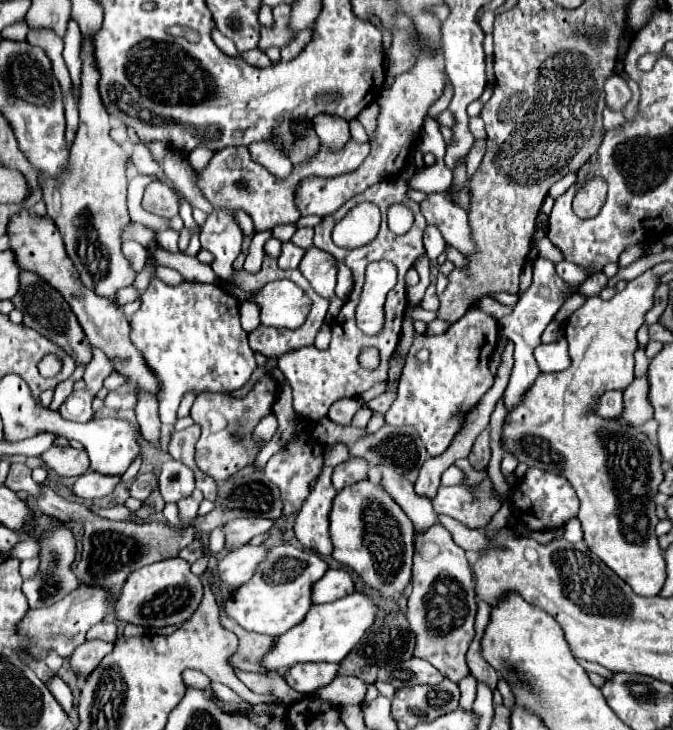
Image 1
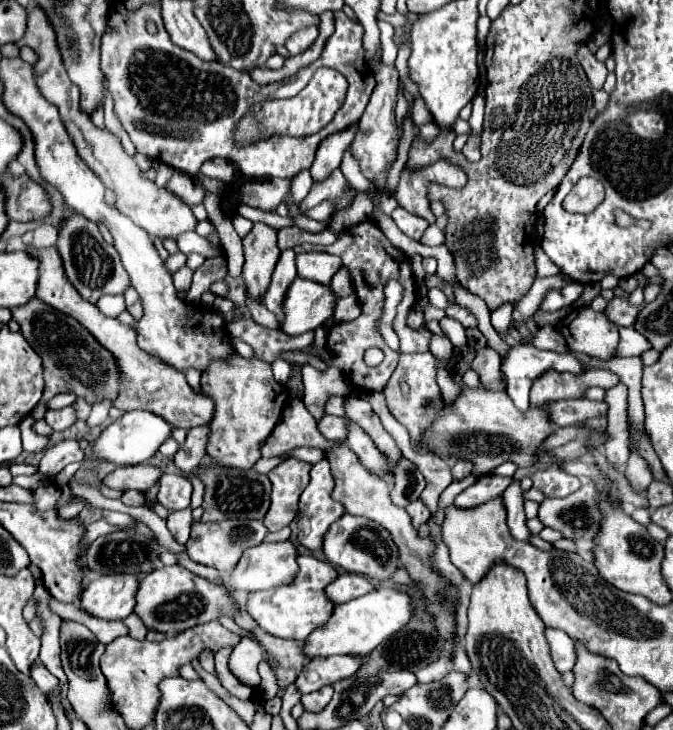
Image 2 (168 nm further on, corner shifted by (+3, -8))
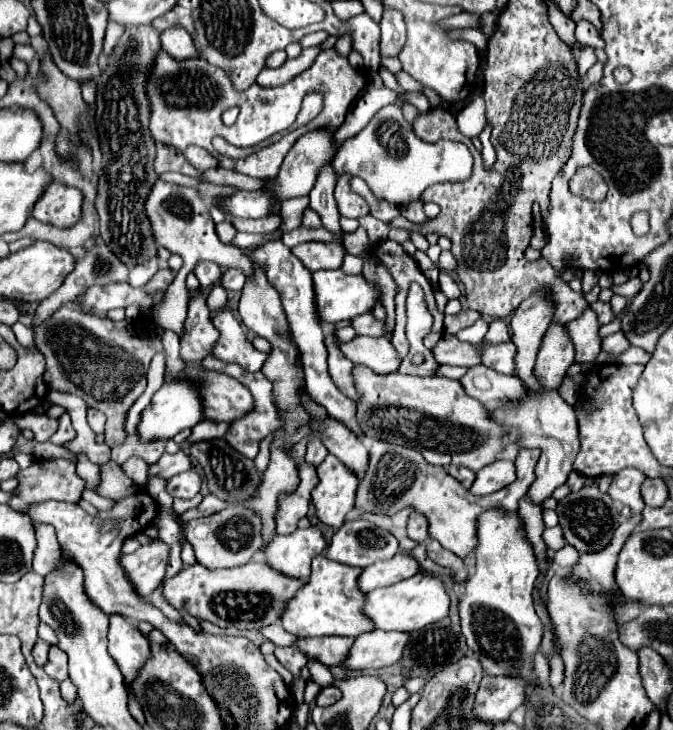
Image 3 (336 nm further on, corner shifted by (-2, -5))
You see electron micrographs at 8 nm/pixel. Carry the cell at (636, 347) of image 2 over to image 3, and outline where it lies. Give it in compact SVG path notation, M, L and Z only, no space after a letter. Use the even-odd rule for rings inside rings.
M622 331L614 333L614 335L608 335L604 341L602 341L602 353L598 355L596 363L612 363L612 357L614 355L620 355L622 351L626 351L630 347L628 339L624 337Z

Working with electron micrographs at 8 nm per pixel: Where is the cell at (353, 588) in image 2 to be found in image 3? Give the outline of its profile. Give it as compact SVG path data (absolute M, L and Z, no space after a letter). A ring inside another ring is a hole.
M396 553L388 561L378 561L370 567L366 567L360 575L360 589L364 589L364 593L368 593L372 589L386 587L386 585L398 583L402 579L408 579L408 577L416 575L418 571L420 571L420 565L412 555Z

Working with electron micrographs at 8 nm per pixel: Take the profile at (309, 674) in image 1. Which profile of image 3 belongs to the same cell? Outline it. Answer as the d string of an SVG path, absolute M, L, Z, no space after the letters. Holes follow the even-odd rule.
M376 629L372 633L364 633L356 637L356 643L350 649L344 667L348 669L378 669L388 667L400 661L410 633L396 633L396 631L382 631Z

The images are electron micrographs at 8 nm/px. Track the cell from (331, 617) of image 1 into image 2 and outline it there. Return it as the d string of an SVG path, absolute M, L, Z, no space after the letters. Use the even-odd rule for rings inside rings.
M383 586L345 604L337 604L327 624L323 624L323 628L317 628L315 632L311 632L311 636L307 636L303 644L303 654L307 658L315 658L315 656L327 658L339 654L363 656L371 652L375 646L379 646L383 640L387 640L391 634L401 630L409 622L409 616L411 616L409 596L395 588Z

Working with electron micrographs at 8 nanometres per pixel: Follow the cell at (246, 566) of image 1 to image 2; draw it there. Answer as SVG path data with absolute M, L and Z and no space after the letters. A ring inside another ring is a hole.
M287 542L259 544L243 552L239 564L229 574L229 586L243 592L267 590L291 582L297 572L297 548Z

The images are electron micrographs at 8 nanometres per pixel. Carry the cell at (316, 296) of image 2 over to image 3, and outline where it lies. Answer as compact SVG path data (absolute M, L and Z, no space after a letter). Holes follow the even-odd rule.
M342 269L336 271L316 271L314 273L316 287L316 307L322 321L338 323L344 319L354 319L362 313L370 313L380 301L380 289L372 281L364 279L364 275L348 275Z

